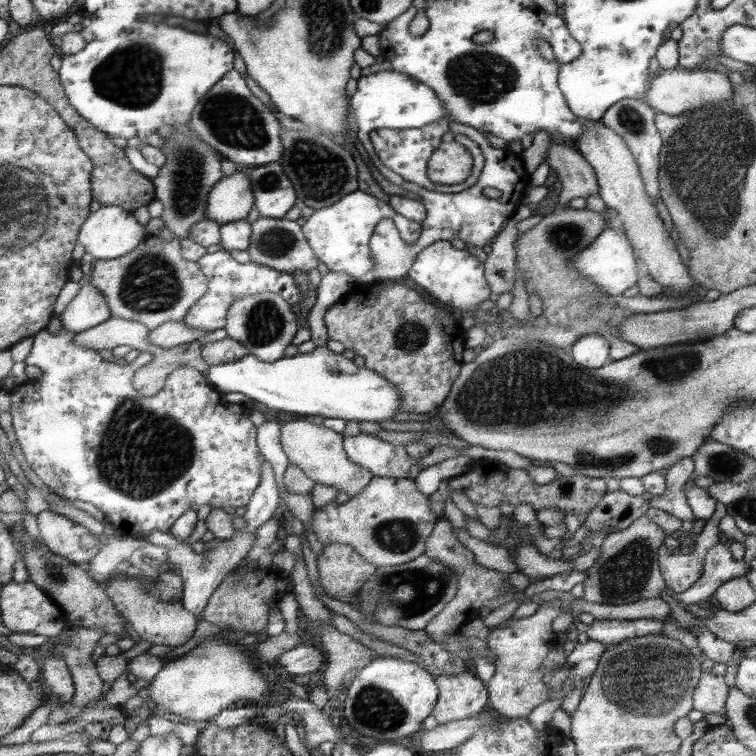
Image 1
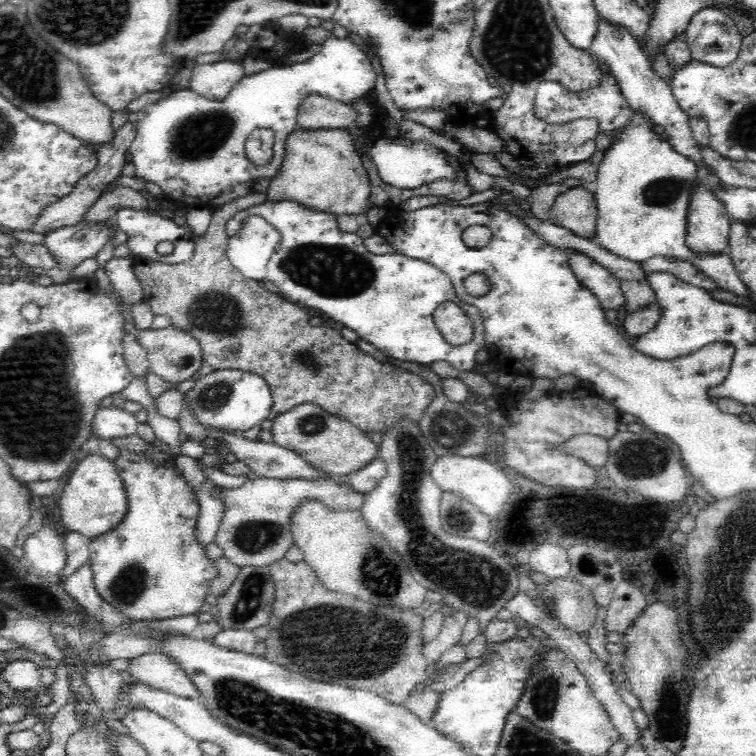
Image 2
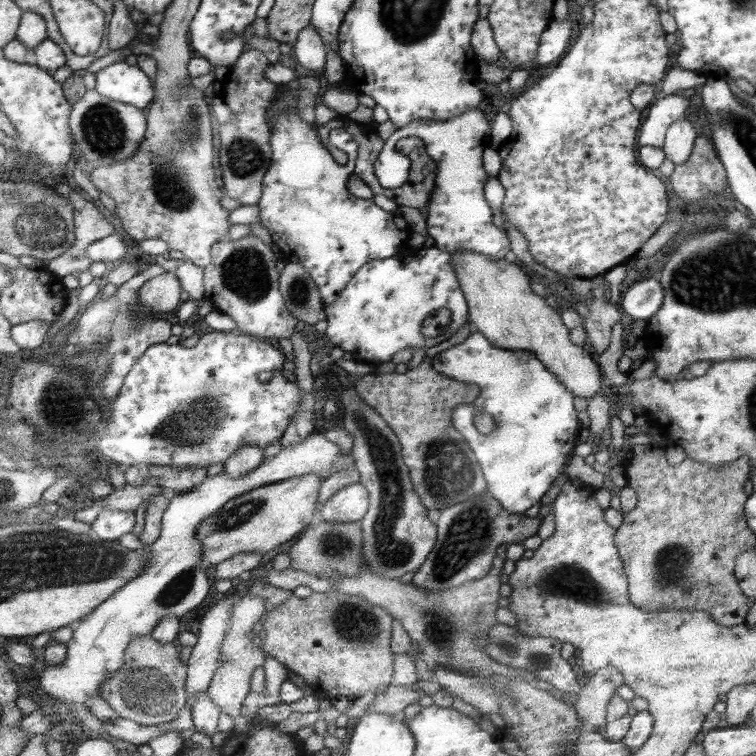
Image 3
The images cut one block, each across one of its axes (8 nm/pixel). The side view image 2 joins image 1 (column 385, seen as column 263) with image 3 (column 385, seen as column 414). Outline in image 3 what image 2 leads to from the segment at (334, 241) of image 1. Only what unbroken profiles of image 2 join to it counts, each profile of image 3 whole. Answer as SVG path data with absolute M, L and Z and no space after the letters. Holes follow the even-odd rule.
M434 246L422 249L415 256L403 256L403 260L391 257L381 260L371 260L365 263L351 277L344 291L331 304L324 305L326 314L325 336L327 347L335 346L342 351L350 352L352 358L365 363L389 362L399 351L410 348L418 351L420 348L429 348L443 340L449 340L463 324L469 324L469 305L465 294L458 283L458 275L451 264L451 254L446 250ZM433 310L447 310L449 312L449 326L445 333L433 338L426 338L421 331L422 320Z

